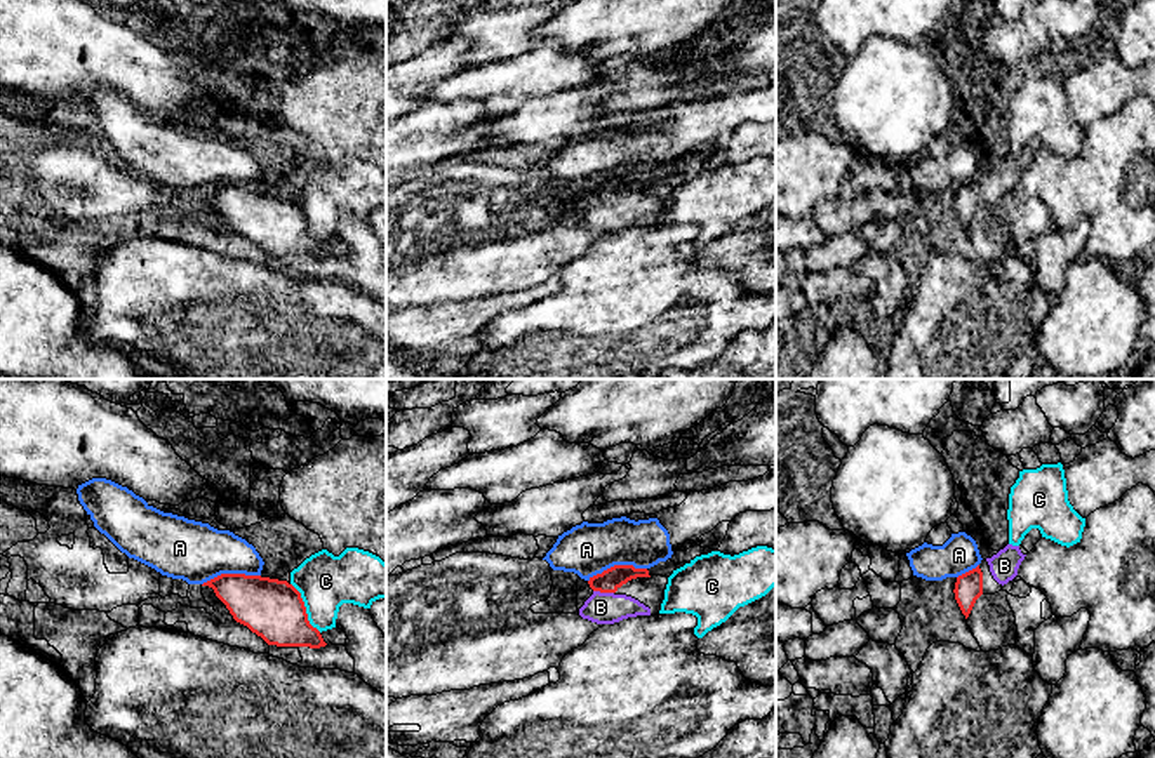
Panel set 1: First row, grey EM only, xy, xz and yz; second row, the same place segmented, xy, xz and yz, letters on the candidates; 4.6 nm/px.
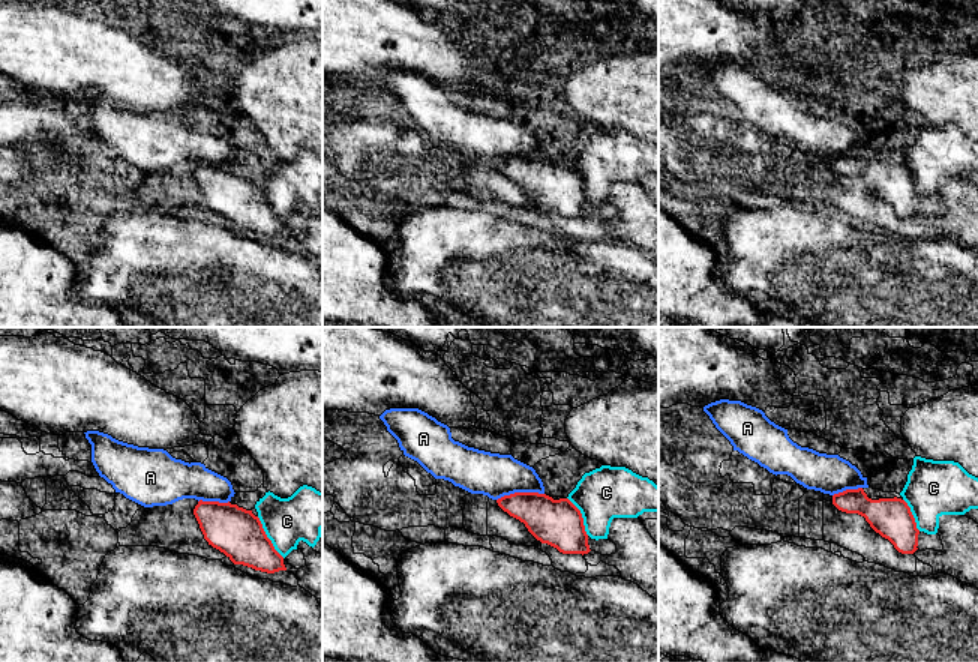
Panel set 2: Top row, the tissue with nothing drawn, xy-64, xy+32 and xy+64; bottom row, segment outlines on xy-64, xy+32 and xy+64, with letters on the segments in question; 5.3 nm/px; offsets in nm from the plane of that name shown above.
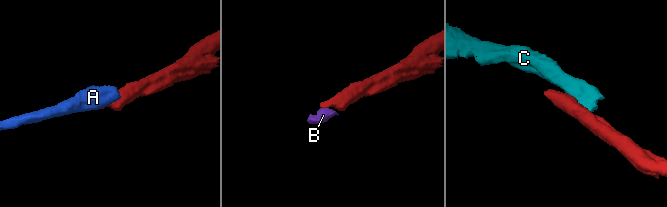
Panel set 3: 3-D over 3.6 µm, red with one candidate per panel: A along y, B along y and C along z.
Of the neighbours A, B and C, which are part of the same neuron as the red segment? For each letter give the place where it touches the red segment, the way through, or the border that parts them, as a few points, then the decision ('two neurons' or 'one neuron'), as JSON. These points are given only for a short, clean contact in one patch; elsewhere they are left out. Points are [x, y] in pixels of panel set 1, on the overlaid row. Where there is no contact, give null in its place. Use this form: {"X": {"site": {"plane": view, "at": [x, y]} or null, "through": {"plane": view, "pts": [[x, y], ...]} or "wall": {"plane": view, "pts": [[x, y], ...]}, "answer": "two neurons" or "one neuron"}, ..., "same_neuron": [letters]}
{"A": {"site": {"plane": "xz", "at": [616, 565]}, "wall": {"plane": "xz", "pts": [[646, 567], [611, 565], [588, 581]]}, "answer": "two neurons"}, "B": {"site": {"plane": "xz", "at": [604, 591]}, "through": {"plane": "xz", "pts": [[611, 579], [604, 591], [604, 604], [600, 607]]}, "answer": "one neuron"}, "C": {"site": {"plane": "xy", "at": [305, 609]}, "answer": "two neurons"}, "same_neuron": ["B"]}

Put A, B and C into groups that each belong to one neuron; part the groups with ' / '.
A / B / C

